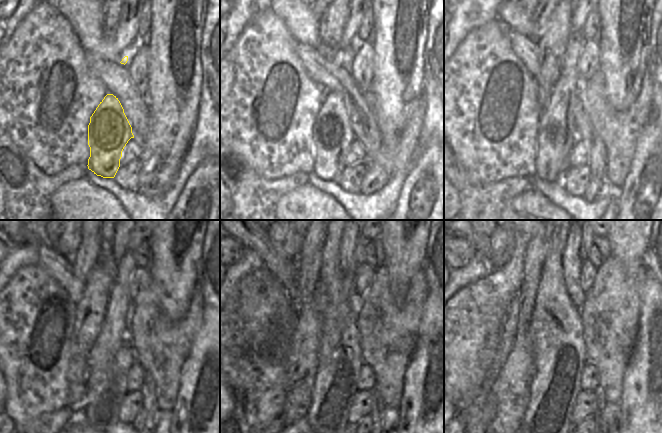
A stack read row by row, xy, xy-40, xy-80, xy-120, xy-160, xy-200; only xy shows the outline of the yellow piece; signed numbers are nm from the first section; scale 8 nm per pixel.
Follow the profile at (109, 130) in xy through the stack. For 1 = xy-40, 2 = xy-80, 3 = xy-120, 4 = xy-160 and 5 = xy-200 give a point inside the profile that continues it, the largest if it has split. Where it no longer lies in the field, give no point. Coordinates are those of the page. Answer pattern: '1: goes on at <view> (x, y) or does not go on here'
1: goes on at xy-40 (332, 134)
2: goes on at xy-80 (556, 133)
3: goes on at xy-120 (113, 335)
4: goes on at xy-160 (347, 281)
5: goes on at xy-200 (587, 240)

